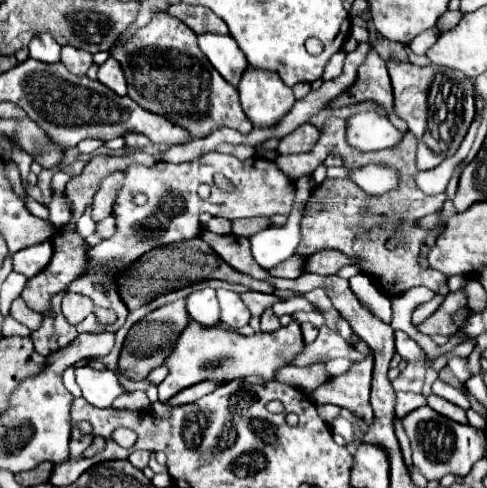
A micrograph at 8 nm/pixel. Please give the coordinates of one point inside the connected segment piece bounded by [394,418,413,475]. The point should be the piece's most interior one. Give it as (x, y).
(404, 442)

